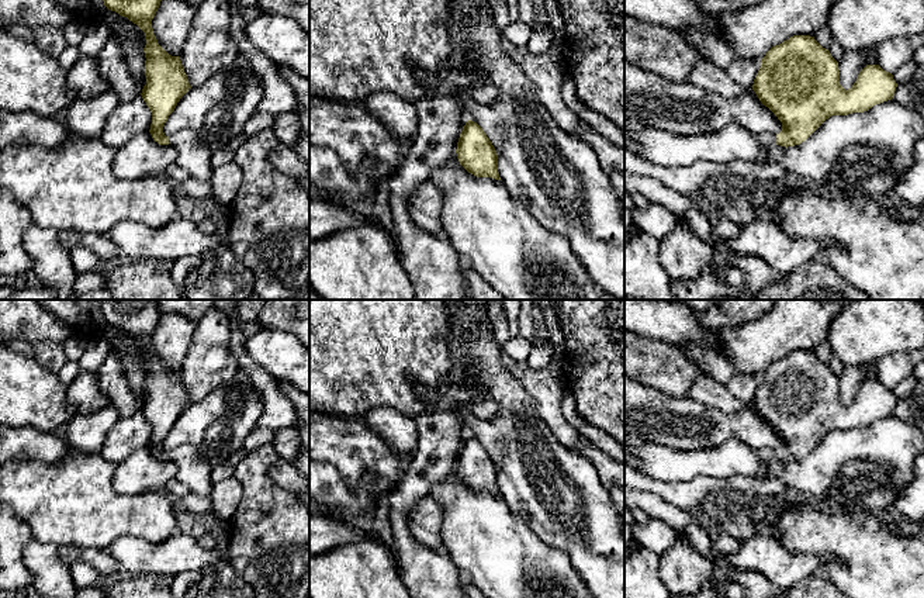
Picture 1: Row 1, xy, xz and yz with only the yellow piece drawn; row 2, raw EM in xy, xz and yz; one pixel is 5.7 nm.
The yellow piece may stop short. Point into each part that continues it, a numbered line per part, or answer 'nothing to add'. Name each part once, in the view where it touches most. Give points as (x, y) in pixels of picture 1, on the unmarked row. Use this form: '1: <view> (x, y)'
1: yz (765, 455)

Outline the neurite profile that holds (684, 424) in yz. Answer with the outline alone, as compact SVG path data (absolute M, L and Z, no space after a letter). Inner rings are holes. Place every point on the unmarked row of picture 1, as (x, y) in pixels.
M624 376L624 433L675 450L712 449L737 439L757 452L779 449L782 438L752 404L726 414L689 395L669 395Z

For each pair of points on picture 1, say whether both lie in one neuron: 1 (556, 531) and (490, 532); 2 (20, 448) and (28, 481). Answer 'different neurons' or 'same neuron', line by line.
1: different neurons
2: different neurons

